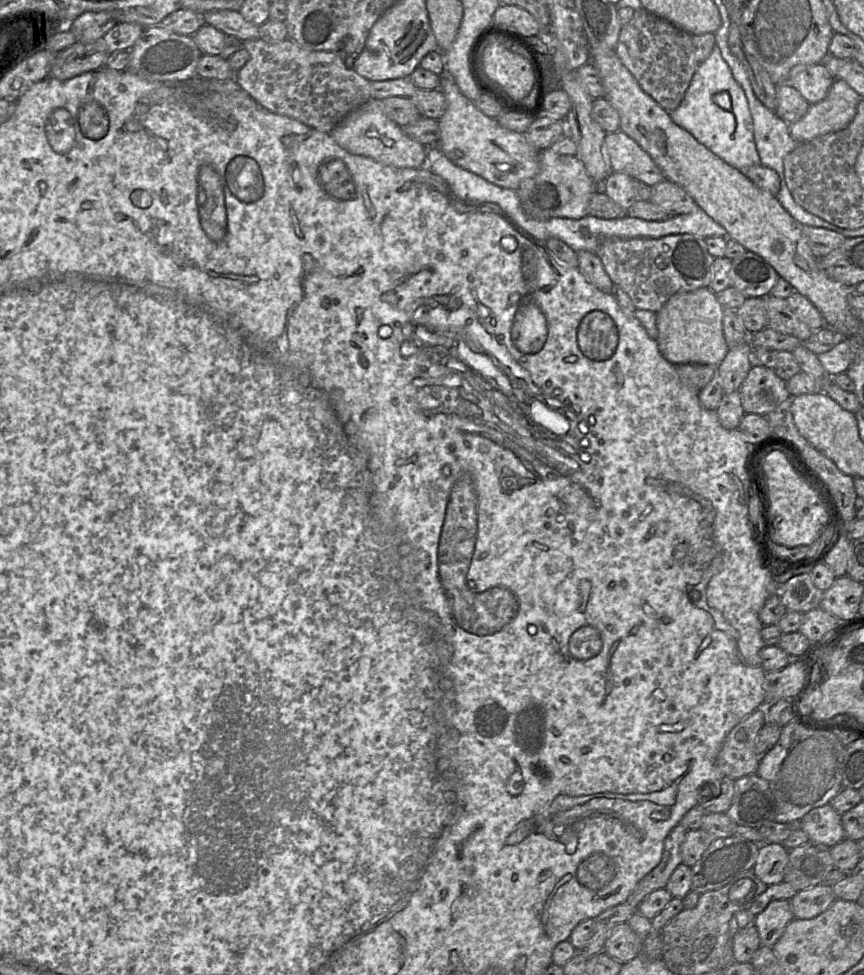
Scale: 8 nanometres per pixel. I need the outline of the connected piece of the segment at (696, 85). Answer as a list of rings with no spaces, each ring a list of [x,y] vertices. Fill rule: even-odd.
[[[718,46],[713,47],[708,58],[697,68],[679,107],[668,113],[675,124],[688,131],[699,143],[737,170],[742,171],[761,164],[754,141],[753,119],[746,95],[734,79]]]

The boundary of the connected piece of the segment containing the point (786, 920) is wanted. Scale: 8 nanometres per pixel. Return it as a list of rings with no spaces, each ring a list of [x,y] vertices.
[[[774,900],[754,917],[761,945],[773,947],[794,919],[790,900]]]

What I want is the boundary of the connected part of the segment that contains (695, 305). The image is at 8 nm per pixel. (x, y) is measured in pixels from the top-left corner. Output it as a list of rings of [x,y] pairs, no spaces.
[[[708,287],[676,293],[656,313],[661,355],[673,365],[705,364],[717,367],[729,350],[723,334],[723,310],[716,294]]]

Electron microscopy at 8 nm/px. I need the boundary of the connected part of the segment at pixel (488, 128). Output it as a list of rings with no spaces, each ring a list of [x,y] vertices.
[[[444,60],[444,70],[443,72],[439,75],[441,77],[441,90],[444,93],[444,96],[447,100],[447,108],[444,112],[444,114],[438,119],[439,122],[439,129],[440,129],[440,136],[439,136],[439,140],[437,142],[437,144],[433,145],[433,146],[437,146],[441,152],[455,165],[466,169],[480,177],[482,177],[483,179],[487,180],[488,182],[491,182],[499,187],[502,188],[506,188],[506,189],[511,189],[511,190],[517,190],[520,183],[528,178],[533,177],[539,169],[539,160],[538,160],[538,156],[539,156],[539,152],[541,150],[536,149],[531,143],[529,143],[525,137],[524,134],[522,133],[518,133],[518,132],[514,132],[511,131],[509,129],[506,129],[504,127],[502,127],[495,118],[491,118],[487,115],[485,115],[483,112],[481,112],[475,105],[474,102],[472,100],[469,100],[467,97],[465,97],[460,89],[458,88],[455,79],[453,77],[453,75],[451,74],[451,72],[449,72],[446,68],[445,68],[445,60]]]

